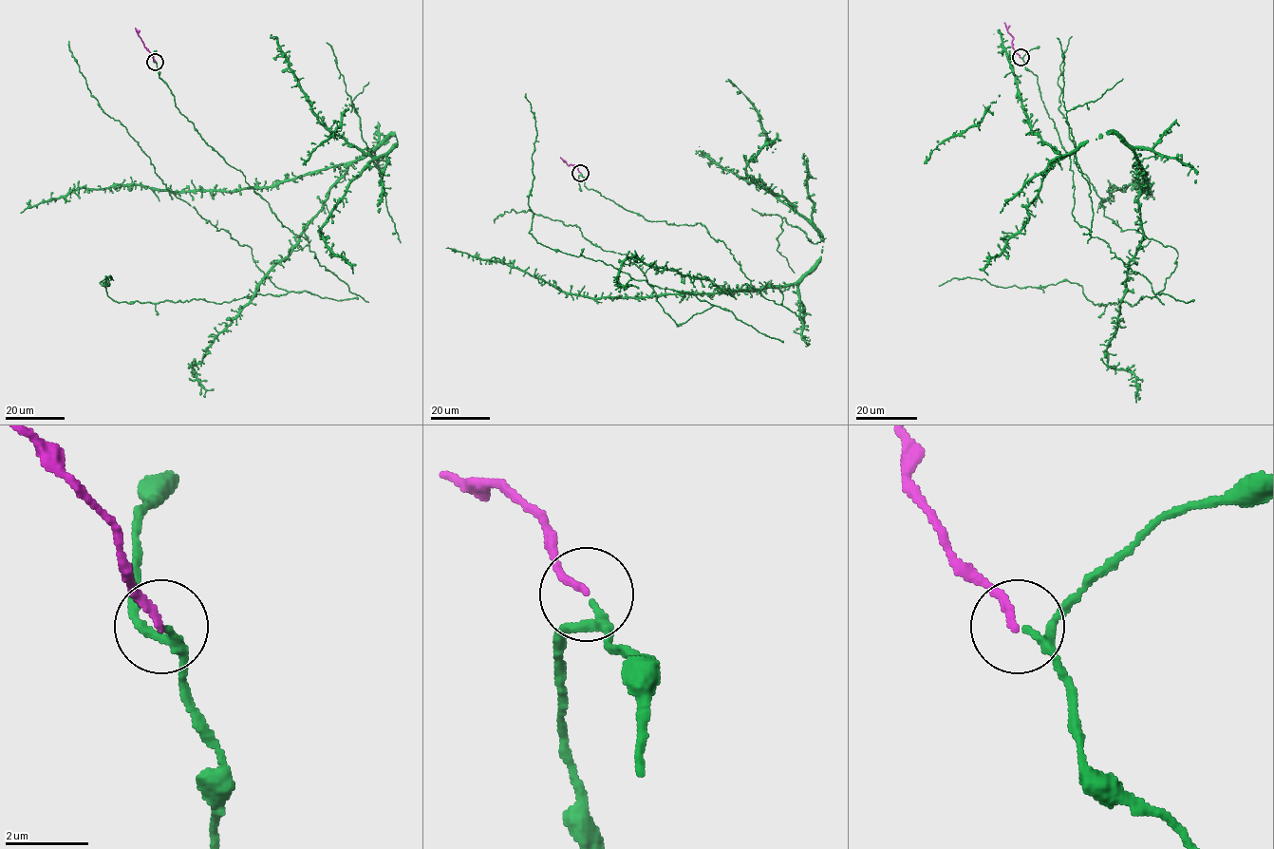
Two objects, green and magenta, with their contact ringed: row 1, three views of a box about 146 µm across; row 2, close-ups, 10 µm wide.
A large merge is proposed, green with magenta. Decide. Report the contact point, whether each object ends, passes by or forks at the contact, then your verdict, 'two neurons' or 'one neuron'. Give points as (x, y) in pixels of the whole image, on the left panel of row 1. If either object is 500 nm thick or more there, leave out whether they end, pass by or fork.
at (155, 62); green passes by; magenta ends there; one neuron

